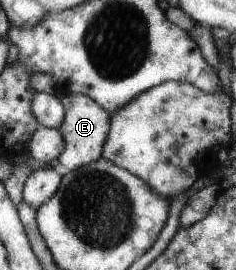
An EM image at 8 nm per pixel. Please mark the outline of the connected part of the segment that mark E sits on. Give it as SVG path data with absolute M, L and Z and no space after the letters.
M67 94L61 97L60 102L64 107L64 116L57 128L61 132L64 148L57 156L57 161L71 171L100 157L105 136L108 135L109 113L96 101L81 94Z

